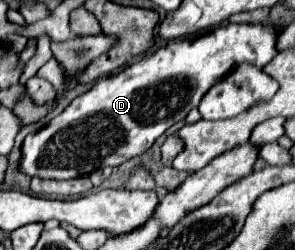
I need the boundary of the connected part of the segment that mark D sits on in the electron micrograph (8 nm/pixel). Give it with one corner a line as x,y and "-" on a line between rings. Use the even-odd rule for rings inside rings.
222,24
194,38
170,40
152,56
134,62
116,78
100,78
82,96
50,120
44,128
28,134
18,160
18,172
38,178
68,180
88,176
106,166
120,166
146,152
158,136
186,118
214,82
224,78
240,62
266,66
276,56
276,32
268,26

